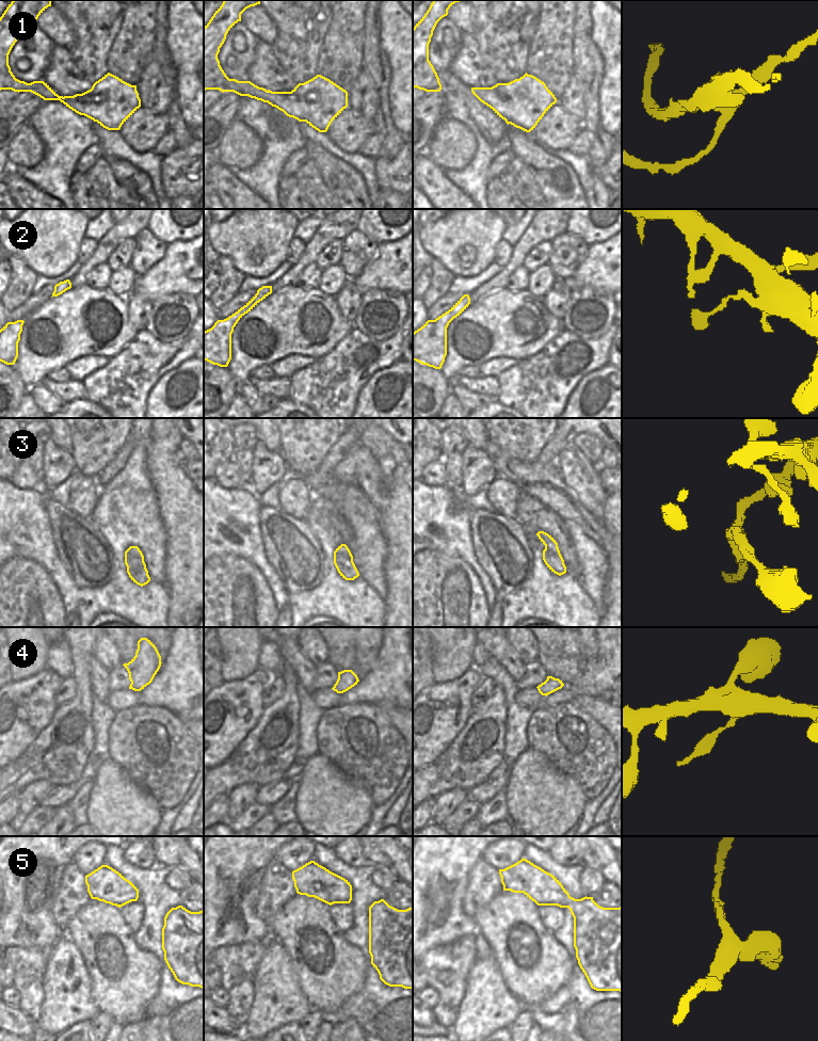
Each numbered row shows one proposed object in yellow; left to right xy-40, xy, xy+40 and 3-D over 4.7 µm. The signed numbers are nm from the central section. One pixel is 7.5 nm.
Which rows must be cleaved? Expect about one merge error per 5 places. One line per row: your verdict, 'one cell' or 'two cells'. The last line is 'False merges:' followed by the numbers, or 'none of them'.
1: two cells
2: one cell
3: two cells
4: one cell
5: one cell
False merges: 1, 3

